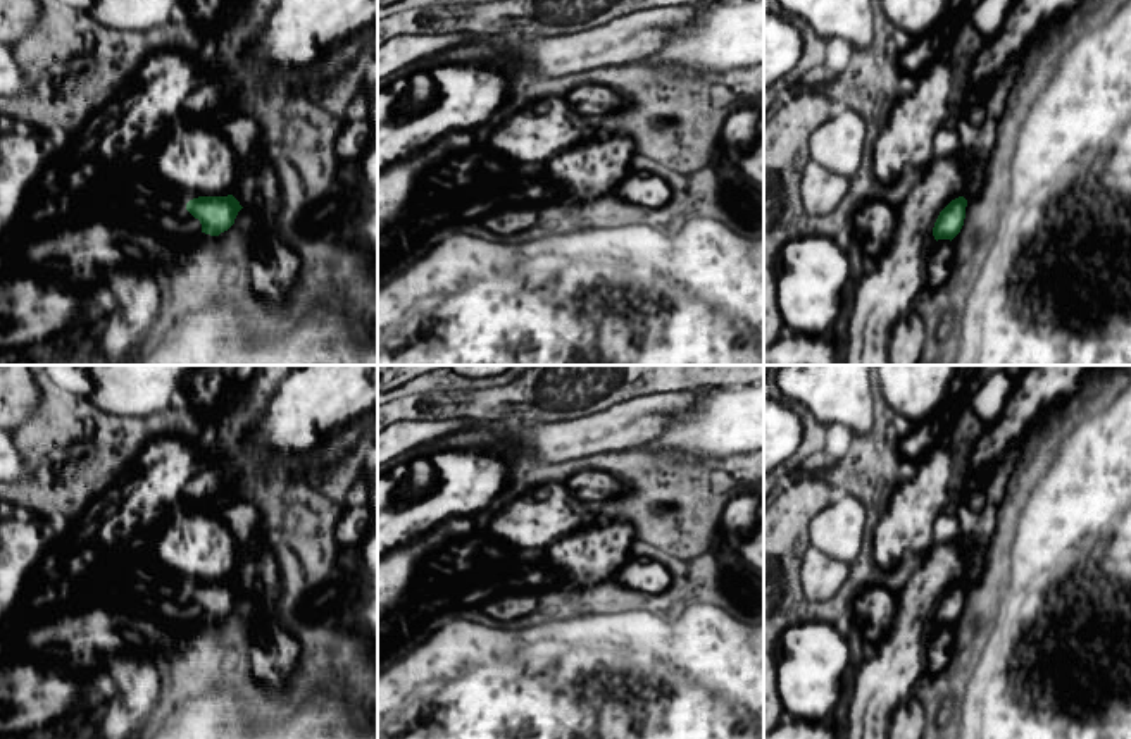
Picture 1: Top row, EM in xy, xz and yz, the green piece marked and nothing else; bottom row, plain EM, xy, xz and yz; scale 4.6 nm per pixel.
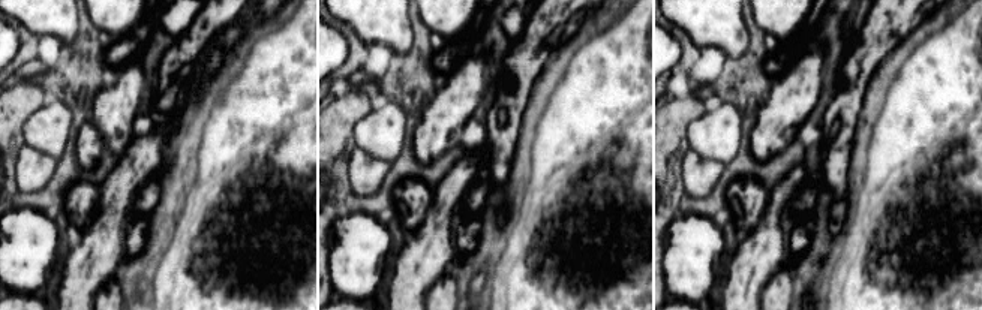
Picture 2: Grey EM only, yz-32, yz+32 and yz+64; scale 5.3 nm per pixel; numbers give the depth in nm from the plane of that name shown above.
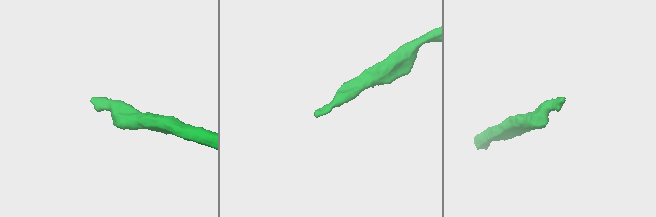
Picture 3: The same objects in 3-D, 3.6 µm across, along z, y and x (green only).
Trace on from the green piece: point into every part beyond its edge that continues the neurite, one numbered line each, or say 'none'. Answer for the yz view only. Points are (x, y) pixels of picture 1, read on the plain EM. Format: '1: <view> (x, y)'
none

